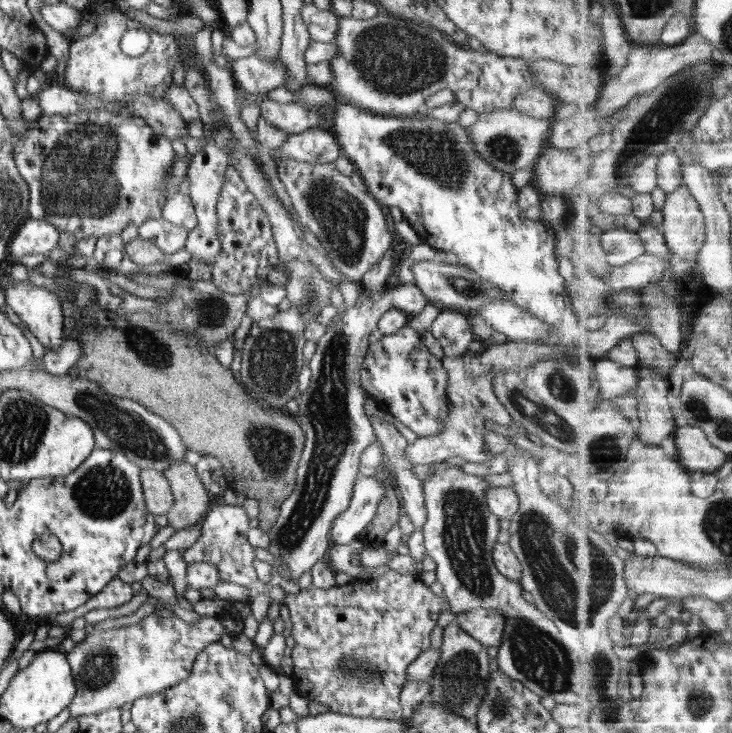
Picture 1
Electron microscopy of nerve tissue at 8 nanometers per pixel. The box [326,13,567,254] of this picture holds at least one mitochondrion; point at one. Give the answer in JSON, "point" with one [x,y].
{"point":[397,61]}

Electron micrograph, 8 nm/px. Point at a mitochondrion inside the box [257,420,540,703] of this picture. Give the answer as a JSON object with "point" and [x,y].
{"point":[465,527]}

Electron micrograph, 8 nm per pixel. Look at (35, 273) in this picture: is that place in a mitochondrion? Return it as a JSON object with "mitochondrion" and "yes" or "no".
{"mitochondrion":"no"}

